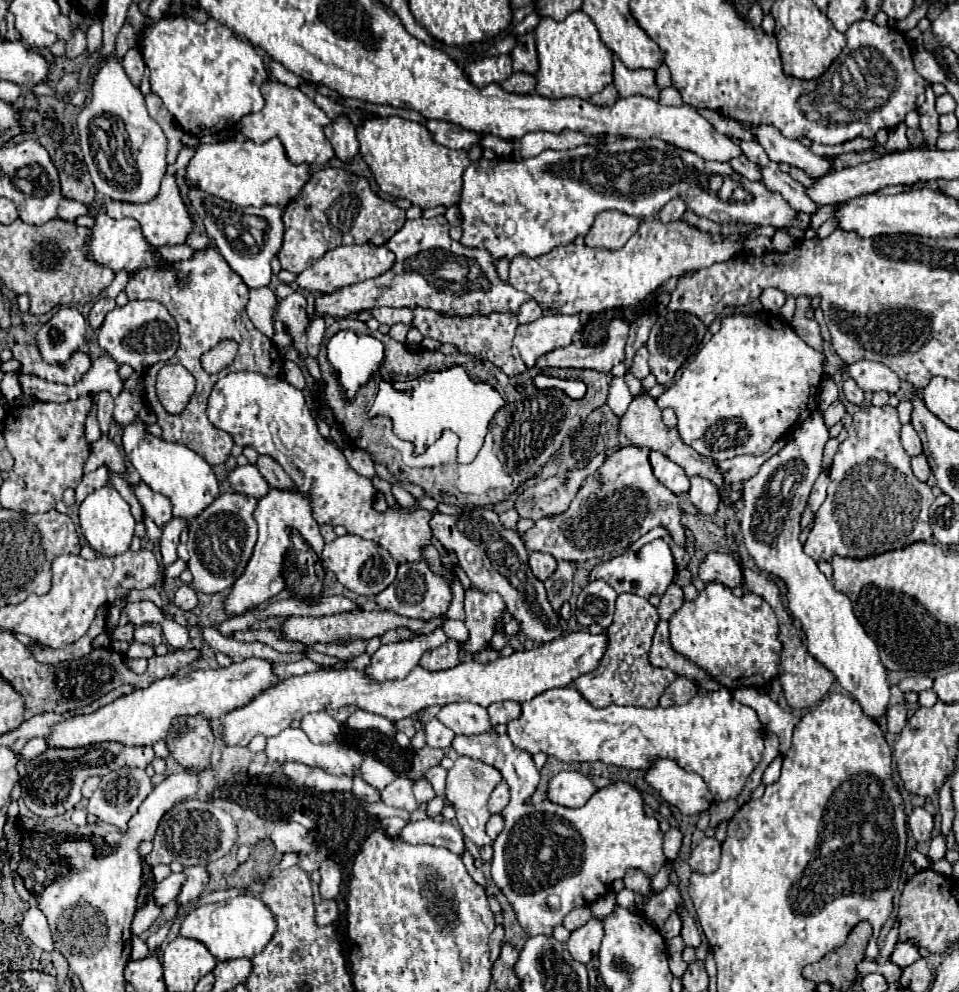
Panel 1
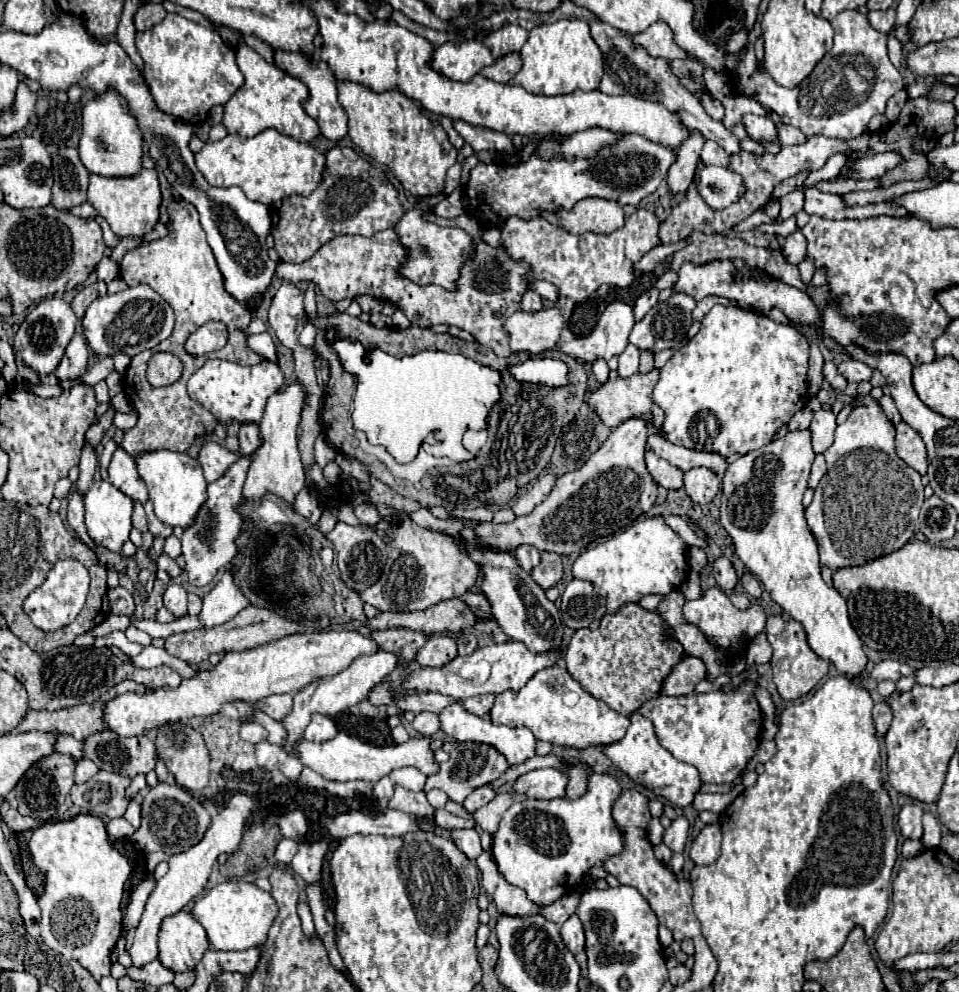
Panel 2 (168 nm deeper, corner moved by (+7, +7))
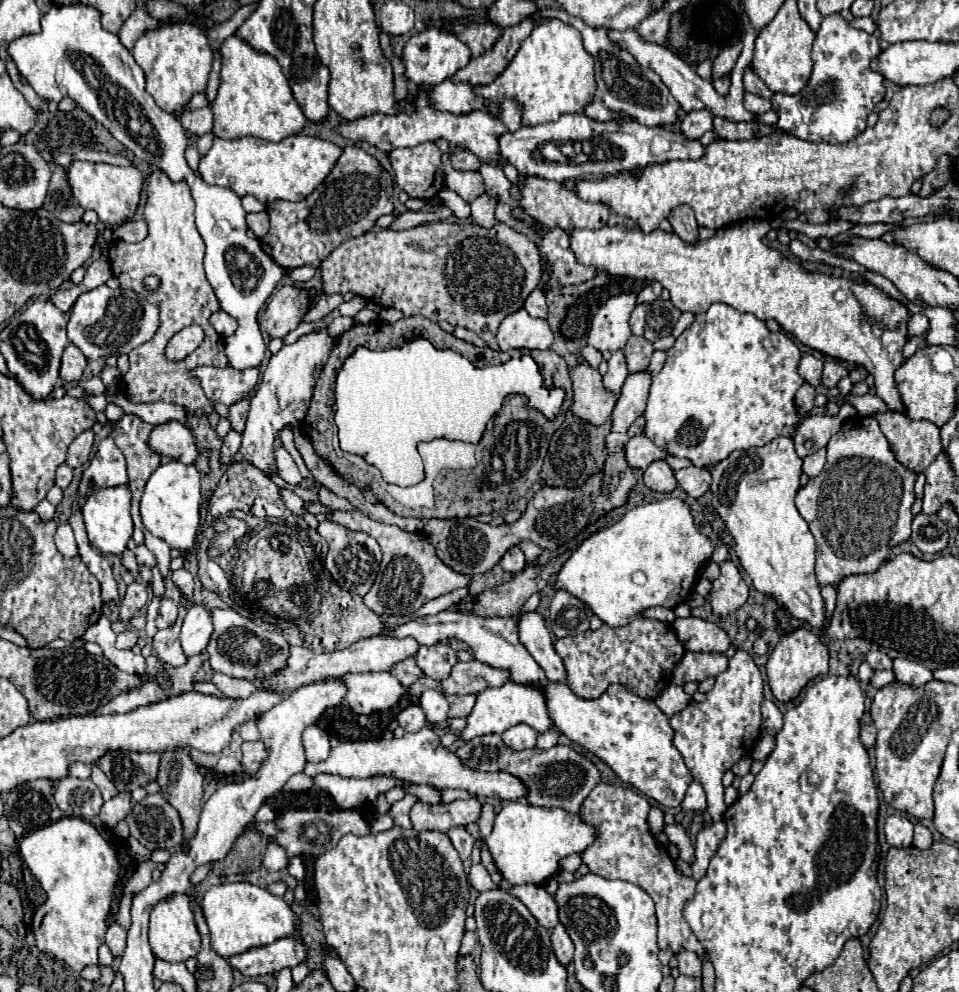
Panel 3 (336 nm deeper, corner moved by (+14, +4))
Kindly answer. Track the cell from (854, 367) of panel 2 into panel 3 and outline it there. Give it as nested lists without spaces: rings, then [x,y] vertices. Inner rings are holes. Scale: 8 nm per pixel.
[[[826,362],[824,364],[824,370],[822,370],[822,382],[820,384],[826,386],[826,388],[832,388],[846,374],[848,374],[848,370],[844,366],[840,366],[838,362]]]

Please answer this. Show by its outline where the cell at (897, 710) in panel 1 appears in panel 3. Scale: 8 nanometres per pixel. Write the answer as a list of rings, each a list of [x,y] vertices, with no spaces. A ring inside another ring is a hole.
[[[864,712],[862,720],[860,720],[860,742],[864,744],[864,748],[872,748],[876,742],[876,728],[874,722],[870,718],[870,712]]]

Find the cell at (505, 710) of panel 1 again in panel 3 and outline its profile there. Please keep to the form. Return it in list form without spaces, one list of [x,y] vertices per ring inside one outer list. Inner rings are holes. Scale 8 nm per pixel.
[[[466,694],[466,696],[446,696],[450,708],[448,708],[448,716],[450,718],[466,718],[476,702],[474,694]]]

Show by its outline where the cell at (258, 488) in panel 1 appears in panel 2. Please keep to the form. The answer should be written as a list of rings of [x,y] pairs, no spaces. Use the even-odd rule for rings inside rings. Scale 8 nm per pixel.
[[[207,441],[203,443],[201,447],[201,453],[199,453],[199,463],[203,467],[203,473],[205,473],[205,479],[211,483],[211,481],[217,481],[219,477],[223,477],[223,473],[227,473],[227,469],[239,459],[239,453],[231,453],[229,449],[221,447],[219,443],[215,441]]]

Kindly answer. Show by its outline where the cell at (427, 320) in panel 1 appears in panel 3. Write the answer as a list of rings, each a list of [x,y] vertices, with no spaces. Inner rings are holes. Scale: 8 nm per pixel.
[[[428,222],[414,226],[410,230],[376,230],[366,232],[364,236],[350,238],[340,244],[324,262],[322,278],[326,294],[346,294],[354,292],[370,302],[376,302],[384,308],[398,308],[404,316],[426,316],[434,322],[446,320],[452,326],[464,326],[476,332],[482,340],[488,342],[492,350],[498,350],[496,330],[504,316],[518,312],[530,292],[538,286],[542,278],[542,260],[540,250],[528,236],[512,232],[506,224],[496,222],[492,228],[482,228],[474,222]]]

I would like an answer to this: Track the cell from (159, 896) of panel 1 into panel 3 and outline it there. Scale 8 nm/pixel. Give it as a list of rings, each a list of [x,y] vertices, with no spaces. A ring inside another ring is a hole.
[[[114,922],[106,932],[106,944],[108,944],[112,956],[120,958],[124,954],[124,948],[126,948],[126,930]]]

